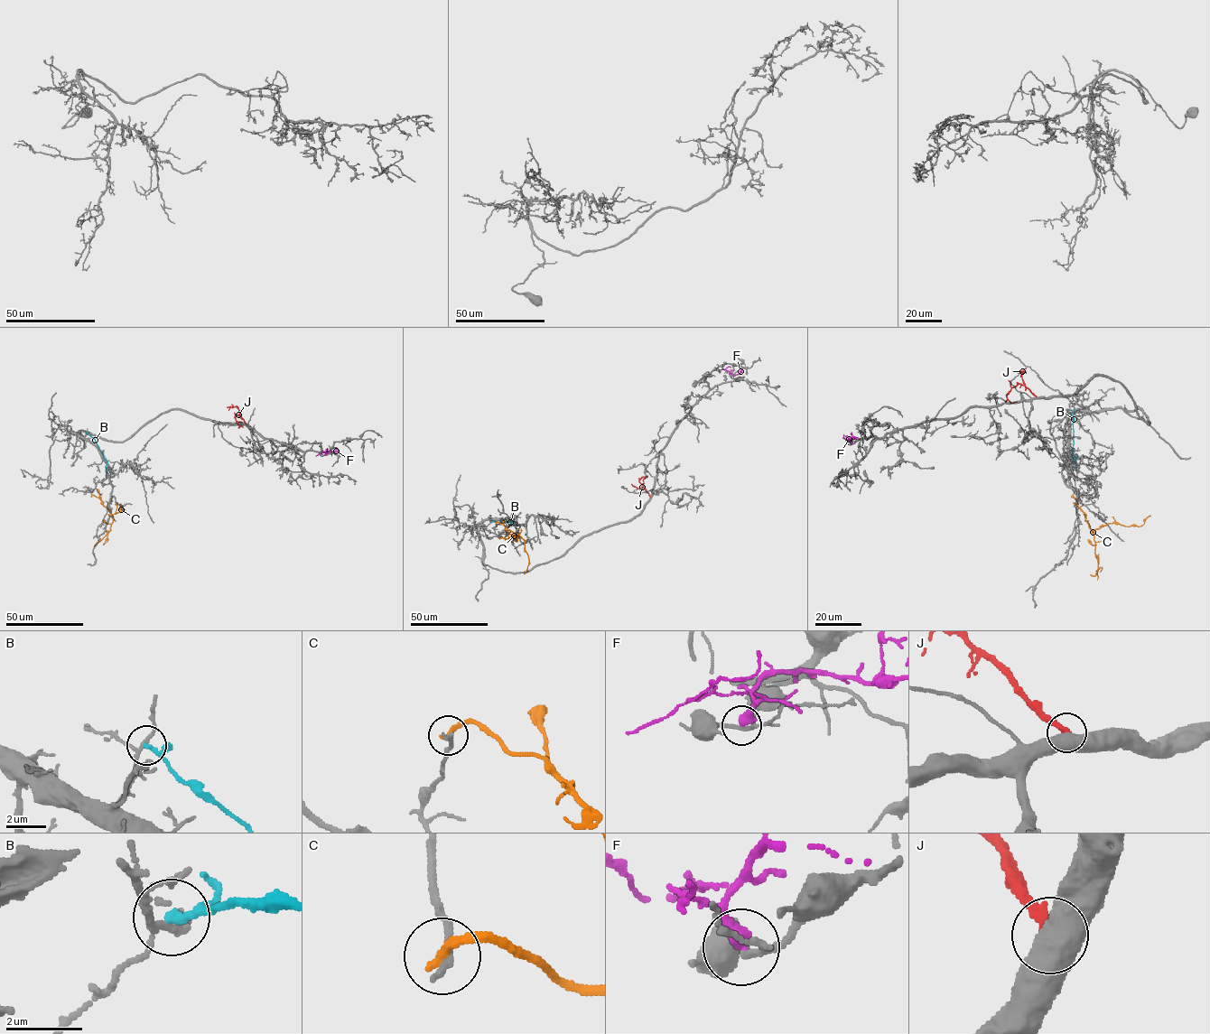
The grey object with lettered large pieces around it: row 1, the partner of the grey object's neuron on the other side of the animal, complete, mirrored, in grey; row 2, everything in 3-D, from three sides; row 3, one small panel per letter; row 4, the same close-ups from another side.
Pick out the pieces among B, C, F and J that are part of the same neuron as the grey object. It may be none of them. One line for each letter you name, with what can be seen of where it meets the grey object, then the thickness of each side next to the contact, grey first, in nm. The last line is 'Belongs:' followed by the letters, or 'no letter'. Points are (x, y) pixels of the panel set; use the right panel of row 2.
Belongs: no letter

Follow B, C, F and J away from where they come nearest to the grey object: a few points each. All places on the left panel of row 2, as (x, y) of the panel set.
B: (87, 433), (95, 439), (107, 461), (107, 473)
C: (91, 496), (97, 497), (111, 514), (121, 511), (120, 508), (124, 510), (119, 504)
F: (325, 455), (327, 451), (338, 450)
J: (246, 423), (237, 414), (235, 418), (239, 427)

